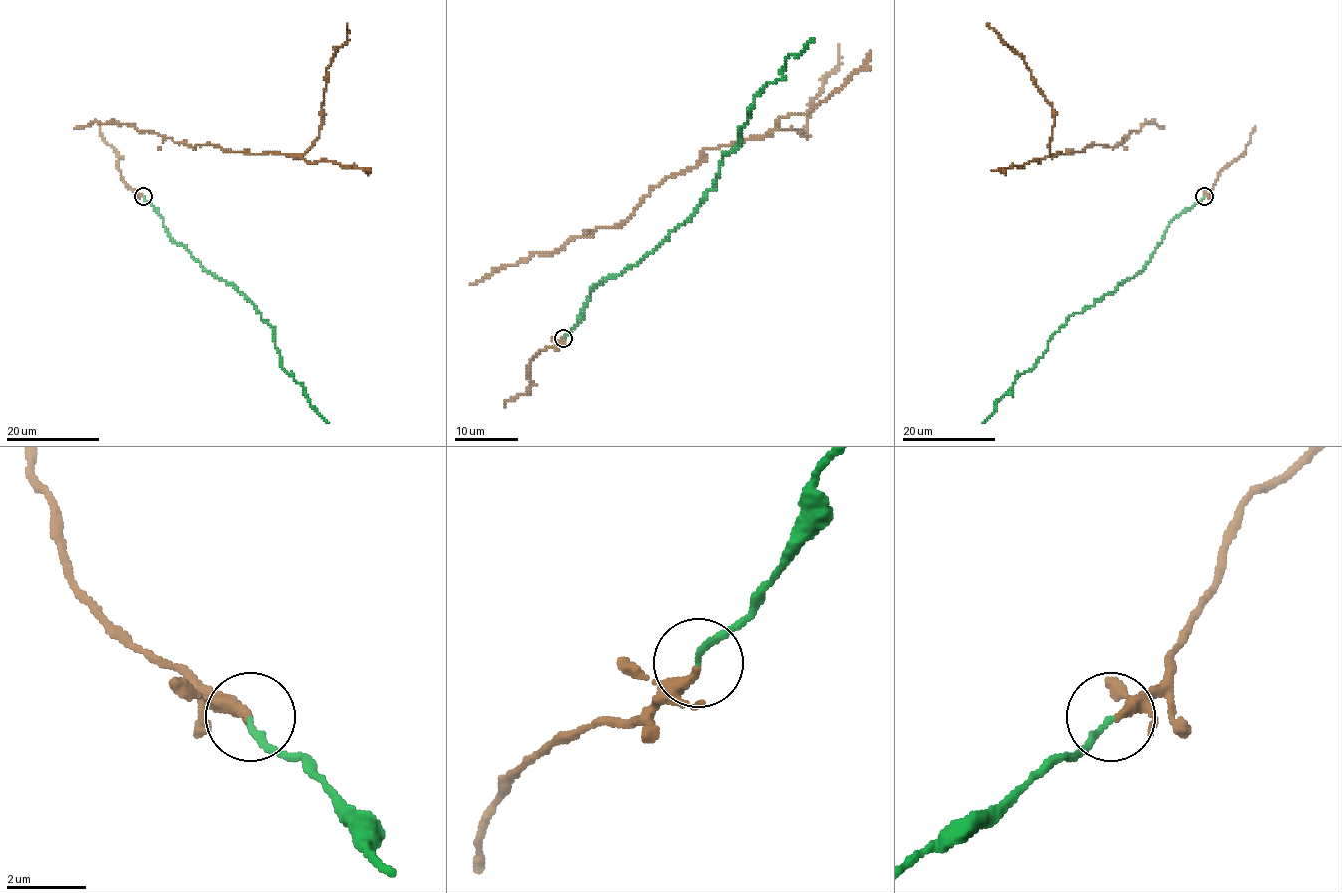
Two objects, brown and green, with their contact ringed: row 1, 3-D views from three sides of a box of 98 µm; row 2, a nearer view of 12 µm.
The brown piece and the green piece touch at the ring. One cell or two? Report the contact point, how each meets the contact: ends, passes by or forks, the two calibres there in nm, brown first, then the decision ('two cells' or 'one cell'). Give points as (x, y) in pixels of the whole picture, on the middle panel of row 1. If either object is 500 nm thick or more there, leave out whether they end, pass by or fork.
(563, 338) | brown passes by | green ends | 200/150 nm | one cell

